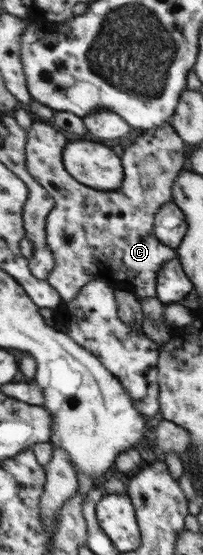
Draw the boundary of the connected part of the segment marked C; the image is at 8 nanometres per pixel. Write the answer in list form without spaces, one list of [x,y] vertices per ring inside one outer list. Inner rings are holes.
[[[48,120],[34,124],[28,147],[28,167],[36,180],[46,187],[57,201],[48,224],[49,247],[57,259],[57,268],[50,274],[48,280],[58,289],[58,294],[64,303],[74,300],[84,285],[96,279],[104,280],[116,290],[133,293],[138,299],[157,296],[157,271],[168,261],[177,258],[177,254],[174,249],[156,239],[153,235],[153,224],[156,212],[162,205],[173,201],[173,188],[178,175],[181,175],[186,165],[184,161],[186,149],[182,140],[171,123],[146,131],[122,155],[122,161],[126,161],[125,183],[122,183],[120,189],[102,191],[79,182],[65,169],[64,145],[70,143],[70,133],[62,133],[58,125],[50,125]]]

